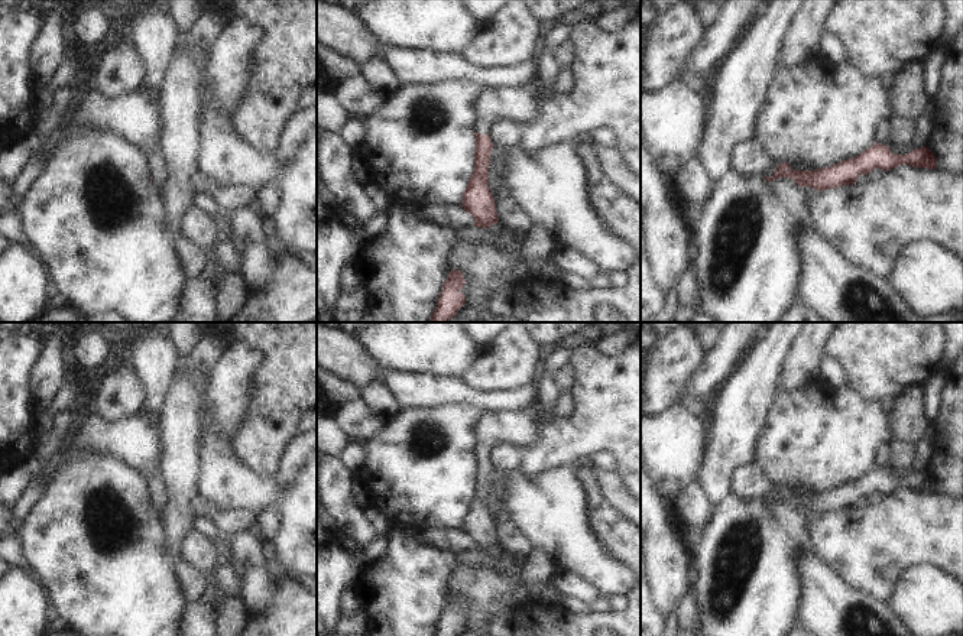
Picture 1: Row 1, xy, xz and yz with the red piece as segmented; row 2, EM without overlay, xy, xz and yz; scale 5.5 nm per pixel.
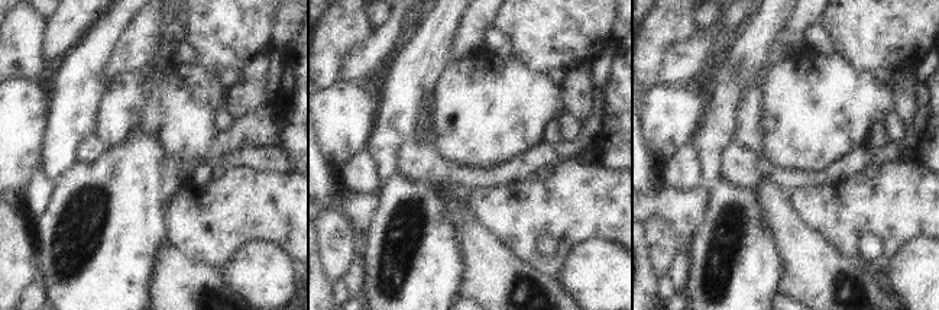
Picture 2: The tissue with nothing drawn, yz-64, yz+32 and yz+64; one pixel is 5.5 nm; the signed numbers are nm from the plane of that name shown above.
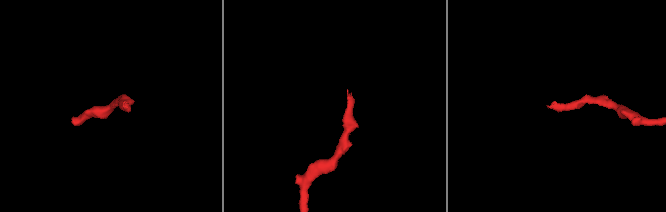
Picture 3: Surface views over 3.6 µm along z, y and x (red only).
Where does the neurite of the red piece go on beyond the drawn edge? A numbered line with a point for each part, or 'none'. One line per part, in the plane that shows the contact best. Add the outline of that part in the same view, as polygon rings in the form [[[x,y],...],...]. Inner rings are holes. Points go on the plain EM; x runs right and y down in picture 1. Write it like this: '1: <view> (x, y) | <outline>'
1: yz (749, 482) | [[[753,460],[746,465],[740,465],[733,473],[730,493],[742,500],[772,500],[778,493],[774,483],[765,476],[761,464]]]

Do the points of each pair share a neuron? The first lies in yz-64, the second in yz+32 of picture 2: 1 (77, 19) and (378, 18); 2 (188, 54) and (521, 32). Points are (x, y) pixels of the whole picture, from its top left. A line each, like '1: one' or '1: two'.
1: two
2: two

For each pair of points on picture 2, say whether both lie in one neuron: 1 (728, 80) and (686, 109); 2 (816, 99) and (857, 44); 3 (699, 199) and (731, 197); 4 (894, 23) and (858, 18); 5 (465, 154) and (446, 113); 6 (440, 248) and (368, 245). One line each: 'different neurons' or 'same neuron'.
1: different neurons
2: different neurons
3: different neurons
4: same neuron
5: same neuron
6: same neuron

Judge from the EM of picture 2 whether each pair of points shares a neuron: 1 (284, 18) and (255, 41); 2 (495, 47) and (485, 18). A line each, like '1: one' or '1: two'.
1: two
2: two

